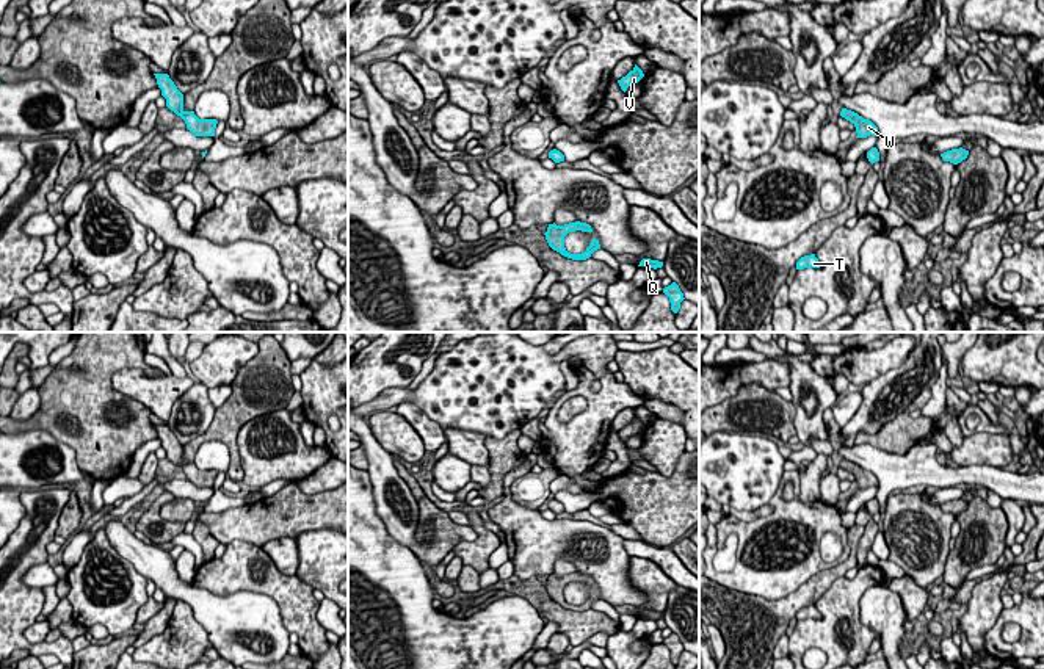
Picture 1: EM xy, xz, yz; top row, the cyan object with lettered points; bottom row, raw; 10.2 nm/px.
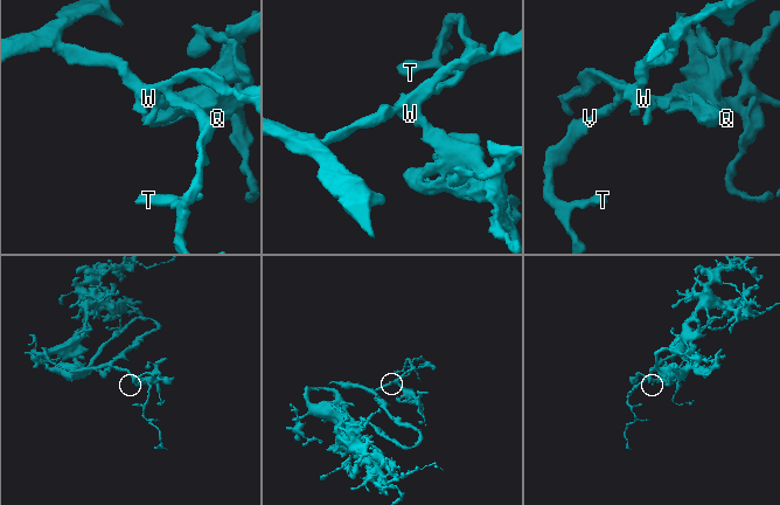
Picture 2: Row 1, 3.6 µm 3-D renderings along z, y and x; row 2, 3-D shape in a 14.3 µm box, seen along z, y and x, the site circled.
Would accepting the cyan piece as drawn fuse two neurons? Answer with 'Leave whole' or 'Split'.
Leave whole

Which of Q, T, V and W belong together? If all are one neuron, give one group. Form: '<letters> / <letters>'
Q T V W

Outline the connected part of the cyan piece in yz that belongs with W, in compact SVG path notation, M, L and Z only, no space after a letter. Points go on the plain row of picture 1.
M842 459L840 467L850 472L856 478L856 489L867 489L870 486L879 487L878 478L868 472L859 467L857 464Z

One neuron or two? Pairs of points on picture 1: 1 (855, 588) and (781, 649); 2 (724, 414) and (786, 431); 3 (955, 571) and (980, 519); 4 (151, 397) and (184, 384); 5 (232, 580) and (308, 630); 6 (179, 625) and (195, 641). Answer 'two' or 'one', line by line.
1: two
2: one
3: one
4: one
5: one
6: one

